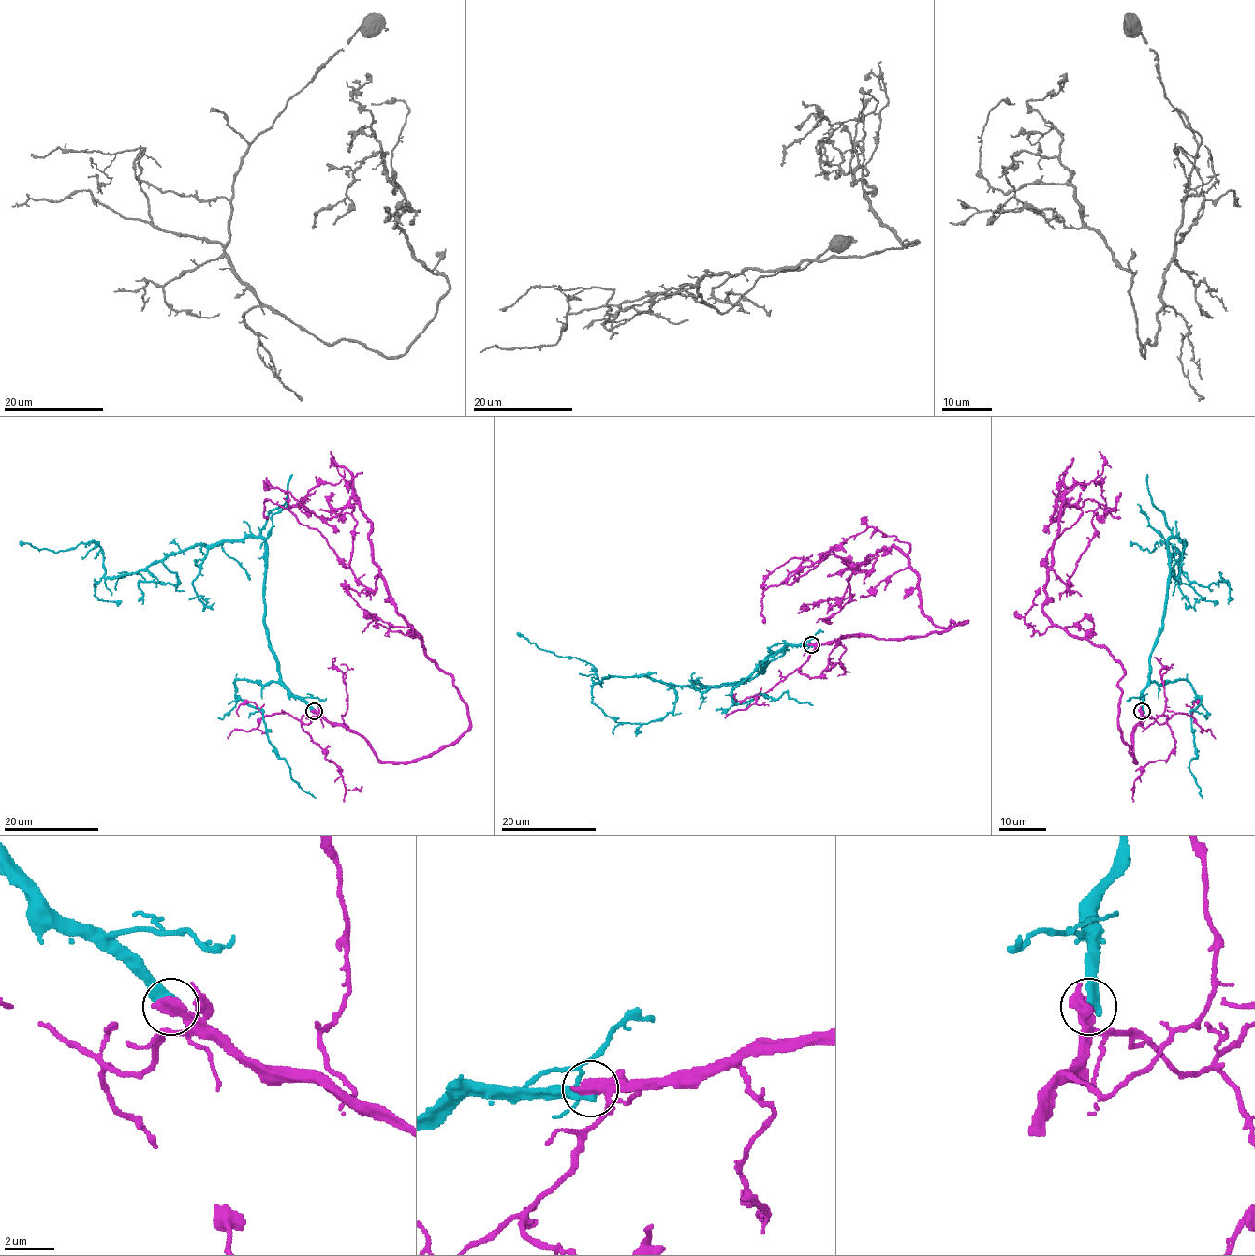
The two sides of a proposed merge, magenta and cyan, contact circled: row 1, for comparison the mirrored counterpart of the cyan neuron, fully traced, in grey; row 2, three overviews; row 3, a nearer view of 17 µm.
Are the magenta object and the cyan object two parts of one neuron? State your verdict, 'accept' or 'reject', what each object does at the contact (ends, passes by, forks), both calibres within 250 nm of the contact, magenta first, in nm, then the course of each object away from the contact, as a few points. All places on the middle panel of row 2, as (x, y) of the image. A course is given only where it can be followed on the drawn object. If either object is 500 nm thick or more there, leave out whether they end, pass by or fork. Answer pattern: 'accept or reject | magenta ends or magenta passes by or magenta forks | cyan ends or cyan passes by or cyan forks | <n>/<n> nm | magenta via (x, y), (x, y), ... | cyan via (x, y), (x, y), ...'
reject | 550/500 nm | magenta via (811, 644), (967, 620), (924, 614), (893, 546), (787, 582), (846, 552) | cyan via (811, 644), (774, 653), (747, 681), (690, 688), (631, 676), (600, 685), (591, 664), (556, 656), (516, 632)

